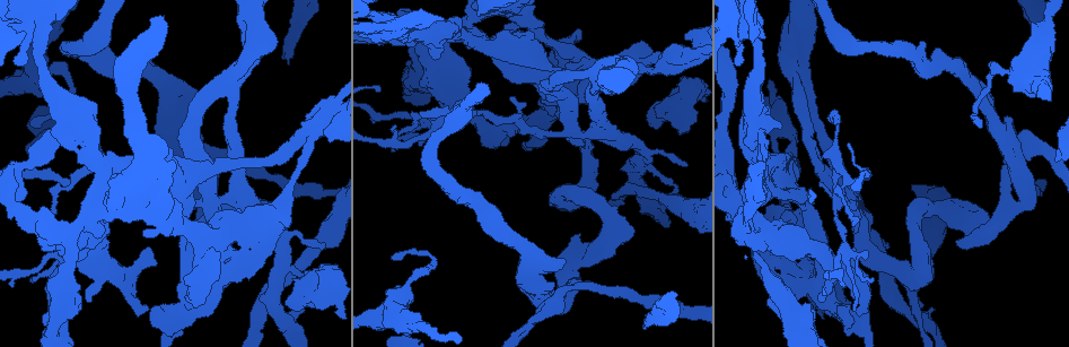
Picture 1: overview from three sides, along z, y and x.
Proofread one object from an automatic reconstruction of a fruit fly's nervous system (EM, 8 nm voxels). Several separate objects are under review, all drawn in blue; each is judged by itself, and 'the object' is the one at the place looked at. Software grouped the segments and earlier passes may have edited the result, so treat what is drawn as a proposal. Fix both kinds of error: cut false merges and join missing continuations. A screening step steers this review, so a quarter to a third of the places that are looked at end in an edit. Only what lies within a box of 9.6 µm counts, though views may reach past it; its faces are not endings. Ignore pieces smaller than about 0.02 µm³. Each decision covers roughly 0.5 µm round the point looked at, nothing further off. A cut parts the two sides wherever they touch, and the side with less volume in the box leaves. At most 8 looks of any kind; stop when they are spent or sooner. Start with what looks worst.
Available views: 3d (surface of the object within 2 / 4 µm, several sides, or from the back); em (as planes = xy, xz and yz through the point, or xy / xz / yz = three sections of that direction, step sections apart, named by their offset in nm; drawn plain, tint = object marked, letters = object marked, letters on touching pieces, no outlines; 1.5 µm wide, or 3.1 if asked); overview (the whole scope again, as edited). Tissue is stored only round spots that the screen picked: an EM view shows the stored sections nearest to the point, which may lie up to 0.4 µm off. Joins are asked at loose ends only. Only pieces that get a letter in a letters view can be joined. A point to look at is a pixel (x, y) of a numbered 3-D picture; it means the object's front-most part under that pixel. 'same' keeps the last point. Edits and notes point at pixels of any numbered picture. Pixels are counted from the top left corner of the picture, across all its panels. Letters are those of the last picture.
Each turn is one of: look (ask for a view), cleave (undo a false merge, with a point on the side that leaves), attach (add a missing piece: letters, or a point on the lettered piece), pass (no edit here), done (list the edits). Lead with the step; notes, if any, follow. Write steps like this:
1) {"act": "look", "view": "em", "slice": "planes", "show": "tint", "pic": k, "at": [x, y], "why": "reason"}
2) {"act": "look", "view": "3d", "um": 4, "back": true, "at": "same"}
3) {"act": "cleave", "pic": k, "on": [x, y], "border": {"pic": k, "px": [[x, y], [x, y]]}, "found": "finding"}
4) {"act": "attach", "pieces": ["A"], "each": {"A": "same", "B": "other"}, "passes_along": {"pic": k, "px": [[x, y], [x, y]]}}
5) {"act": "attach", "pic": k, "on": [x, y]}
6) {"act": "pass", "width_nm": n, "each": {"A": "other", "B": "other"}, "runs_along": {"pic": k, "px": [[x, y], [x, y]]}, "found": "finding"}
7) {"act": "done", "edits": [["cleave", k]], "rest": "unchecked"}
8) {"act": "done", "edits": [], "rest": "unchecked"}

{"act": "look", "view": "em", "slice": "planes", "show": "tint", "pic": 1, "at": [287, 61], "why": "end of a long branch"}

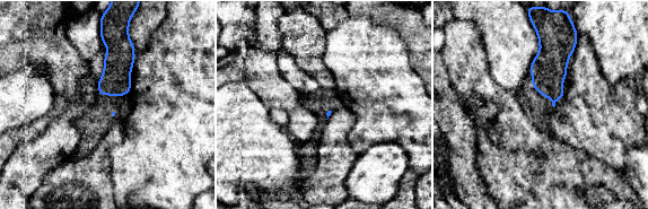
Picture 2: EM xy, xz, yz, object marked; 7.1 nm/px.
{"act": "look", "view": "em", "slice": "planes", "show": "letters", "at": "same", "why": "see the neighbours"}

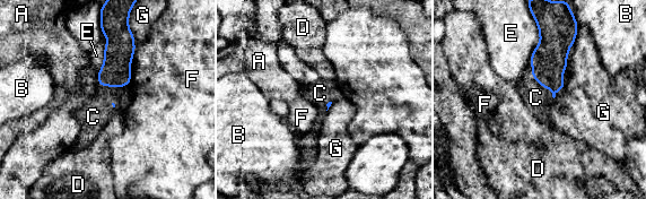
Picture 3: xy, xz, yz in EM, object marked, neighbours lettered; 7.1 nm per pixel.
{"act": "attach", "pieces": ["C"], "each": {"A": "other", "B": "other", "C": "same", "D": "other", "E": "other", "F": "other", "G": "other"}, "passes_along": {"pic": 3, "px": [[548, 61], [538, 81], [535, 97]]}, "found": "it goes on there"}

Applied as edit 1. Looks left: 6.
{"act": "look", "view": "overview"}

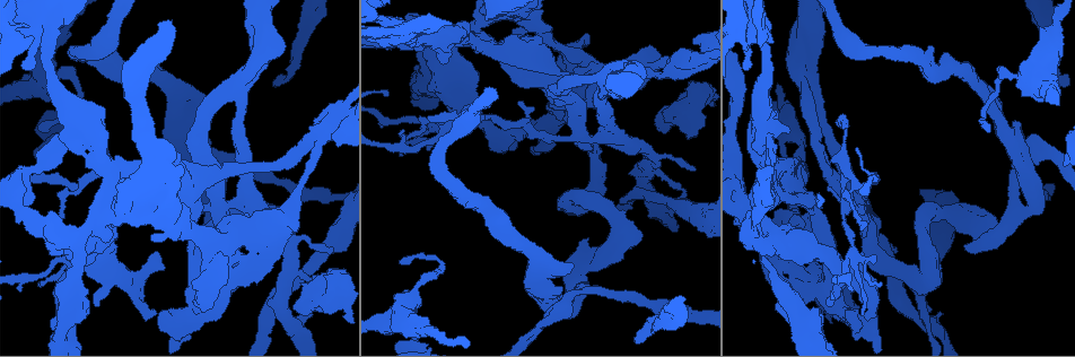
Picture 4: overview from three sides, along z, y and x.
{"act": "look", "view": "3d", "um": 4, "pic": 4, "at": [987, 130], "why": "tapers out"}

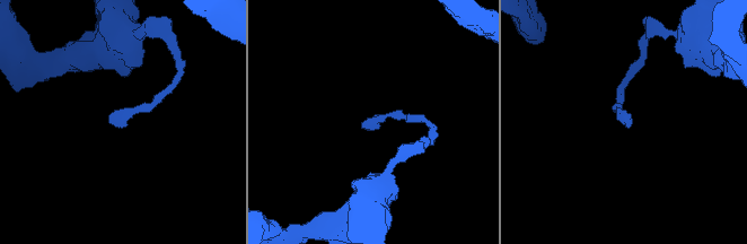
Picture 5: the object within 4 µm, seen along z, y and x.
{"act": "look", "view": "em", "slice": "xz", "step": 4, "show": "plain", "pic": 5, "at": [627, 121], "why": "need the tissue"}

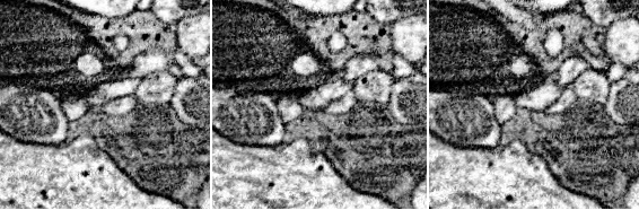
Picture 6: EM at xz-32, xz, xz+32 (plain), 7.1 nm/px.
{"act": "look", "view": "em", "slice": "xz", "step": 4, "show": "letters", "at": "same"}

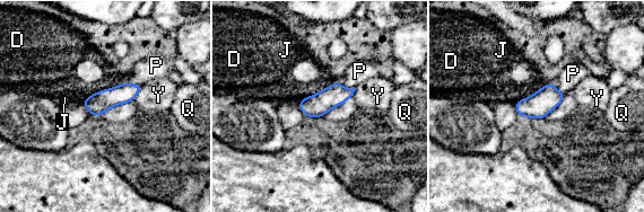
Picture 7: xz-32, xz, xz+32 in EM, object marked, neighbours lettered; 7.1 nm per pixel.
{"act": "pass", "width_nm": 150, "each": {"D": "other", "J": "other", "P": "other", "Q": "other", "Y": "other"}, "border": {"pic": 7, "px": [[532, 93], [514, 103]]}, "found": "none of them fits"}

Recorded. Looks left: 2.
{"act": "done", "edits": [["attach", 3]], "rest": "unchecked"}

